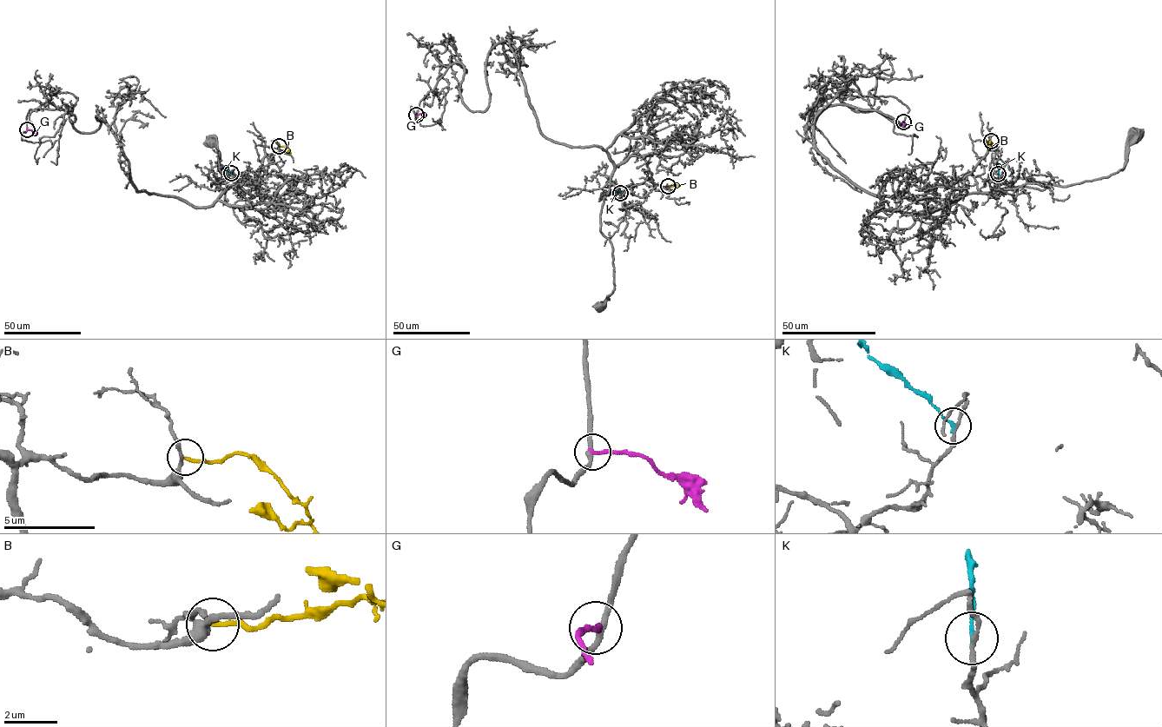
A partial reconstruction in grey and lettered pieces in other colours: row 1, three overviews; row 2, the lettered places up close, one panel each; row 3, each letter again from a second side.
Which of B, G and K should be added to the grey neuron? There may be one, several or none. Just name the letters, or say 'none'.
none

